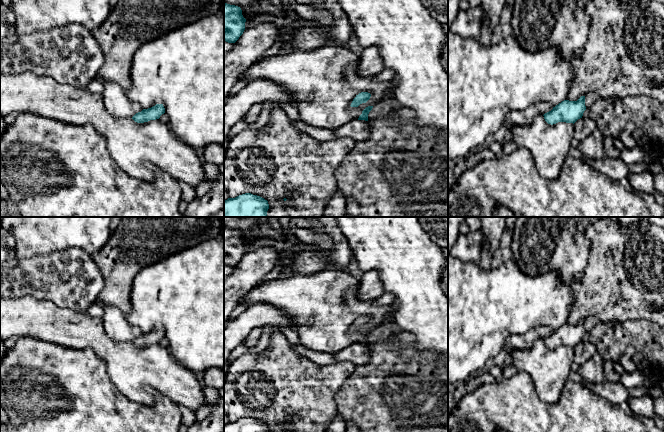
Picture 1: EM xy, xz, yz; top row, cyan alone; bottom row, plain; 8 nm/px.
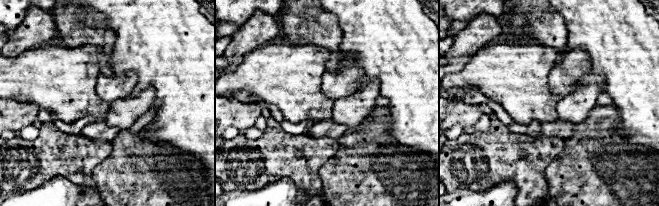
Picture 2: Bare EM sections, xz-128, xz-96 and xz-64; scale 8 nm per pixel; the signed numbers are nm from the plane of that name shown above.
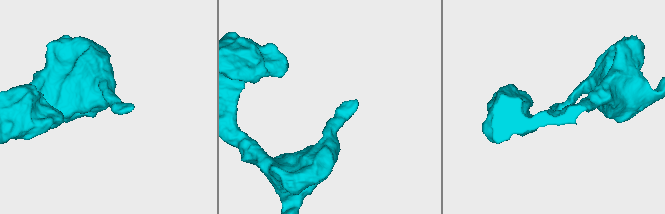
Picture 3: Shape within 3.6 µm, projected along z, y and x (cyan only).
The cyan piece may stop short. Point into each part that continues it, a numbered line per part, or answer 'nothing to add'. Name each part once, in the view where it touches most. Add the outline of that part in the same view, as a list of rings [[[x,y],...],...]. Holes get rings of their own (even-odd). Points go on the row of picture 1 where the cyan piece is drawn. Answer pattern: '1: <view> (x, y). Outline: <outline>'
nothing to add

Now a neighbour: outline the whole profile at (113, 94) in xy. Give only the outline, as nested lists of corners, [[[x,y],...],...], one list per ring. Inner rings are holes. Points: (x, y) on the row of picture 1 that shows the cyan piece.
[[[103,83],[104,105],[108,112],[118,118],[133,117],[143,110],[139,103],[128,99],[126,92],[118,83]]]

